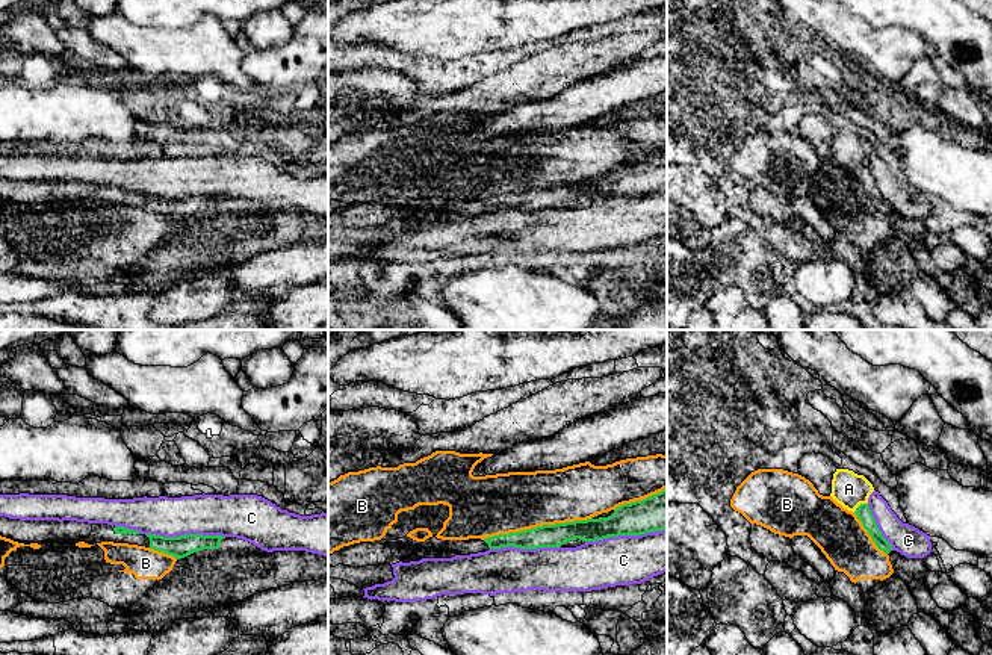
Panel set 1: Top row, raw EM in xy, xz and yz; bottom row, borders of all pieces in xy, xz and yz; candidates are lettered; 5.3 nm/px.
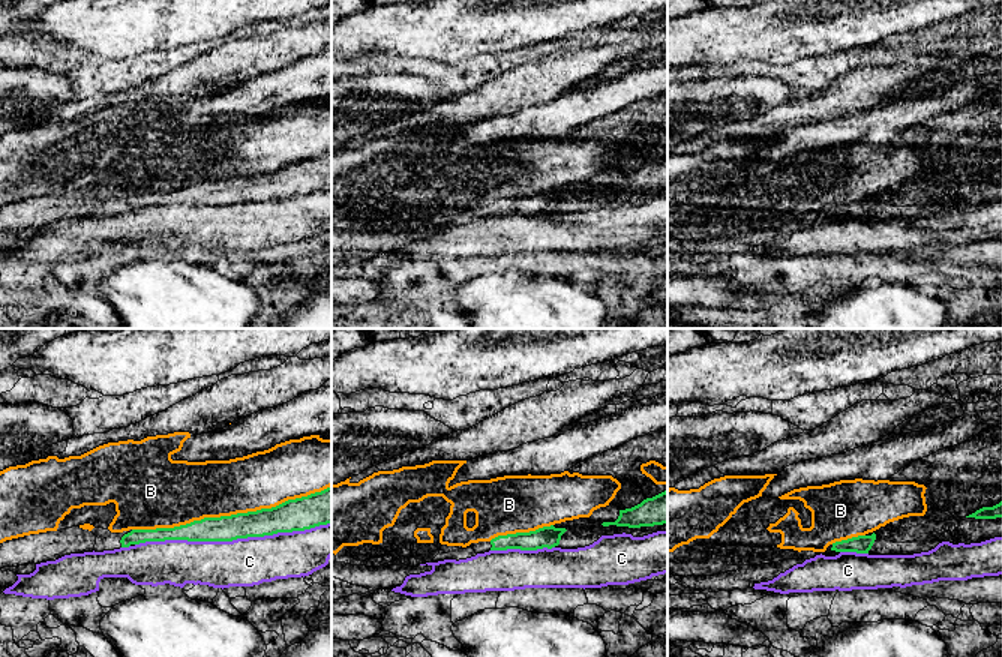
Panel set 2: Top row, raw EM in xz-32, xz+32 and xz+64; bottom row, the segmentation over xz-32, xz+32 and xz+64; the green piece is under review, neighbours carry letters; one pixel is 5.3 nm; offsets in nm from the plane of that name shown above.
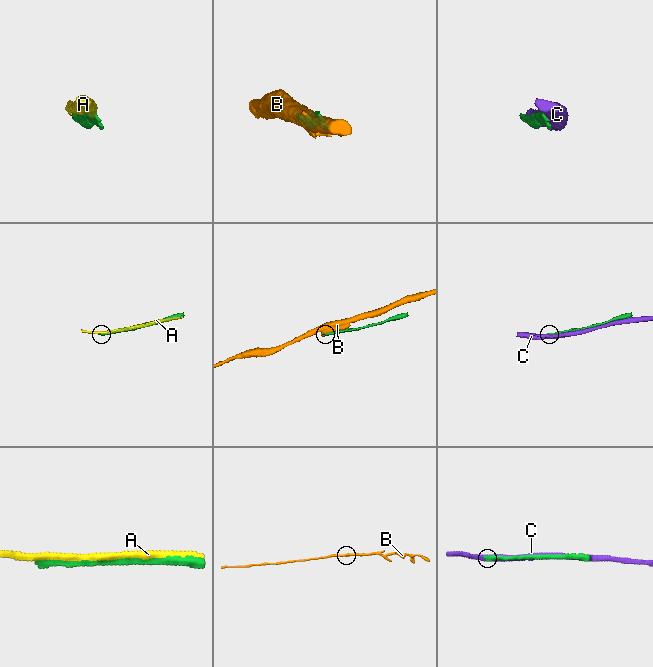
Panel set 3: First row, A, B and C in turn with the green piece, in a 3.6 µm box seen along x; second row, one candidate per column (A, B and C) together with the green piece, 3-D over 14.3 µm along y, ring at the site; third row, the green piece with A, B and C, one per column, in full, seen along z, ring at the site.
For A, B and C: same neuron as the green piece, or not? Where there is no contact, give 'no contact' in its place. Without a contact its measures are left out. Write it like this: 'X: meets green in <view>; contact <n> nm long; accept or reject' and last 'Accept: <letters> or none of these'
A: meets green in yz; contact 90 nm long; reject
B: meets green in xz; contact 600 nm long; reject
C: meets green in xz; contact 440 nm long; reject
Accept: none of these

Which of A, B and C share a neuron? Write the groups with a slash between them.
A / B / C

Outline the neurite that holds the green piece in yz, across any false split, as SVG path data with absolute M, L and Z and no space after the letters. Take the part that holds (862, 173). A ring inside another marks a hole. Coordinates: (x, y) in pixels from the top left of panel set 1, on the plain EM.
M860 165L856 169L856 177L857 180L862 183L863 189L868 192L868 195L871 197L873 203L876 204L876 207L883 212L885 215L889 215L892 212L891 204L882 197L876 180L868 168L868 165Z

